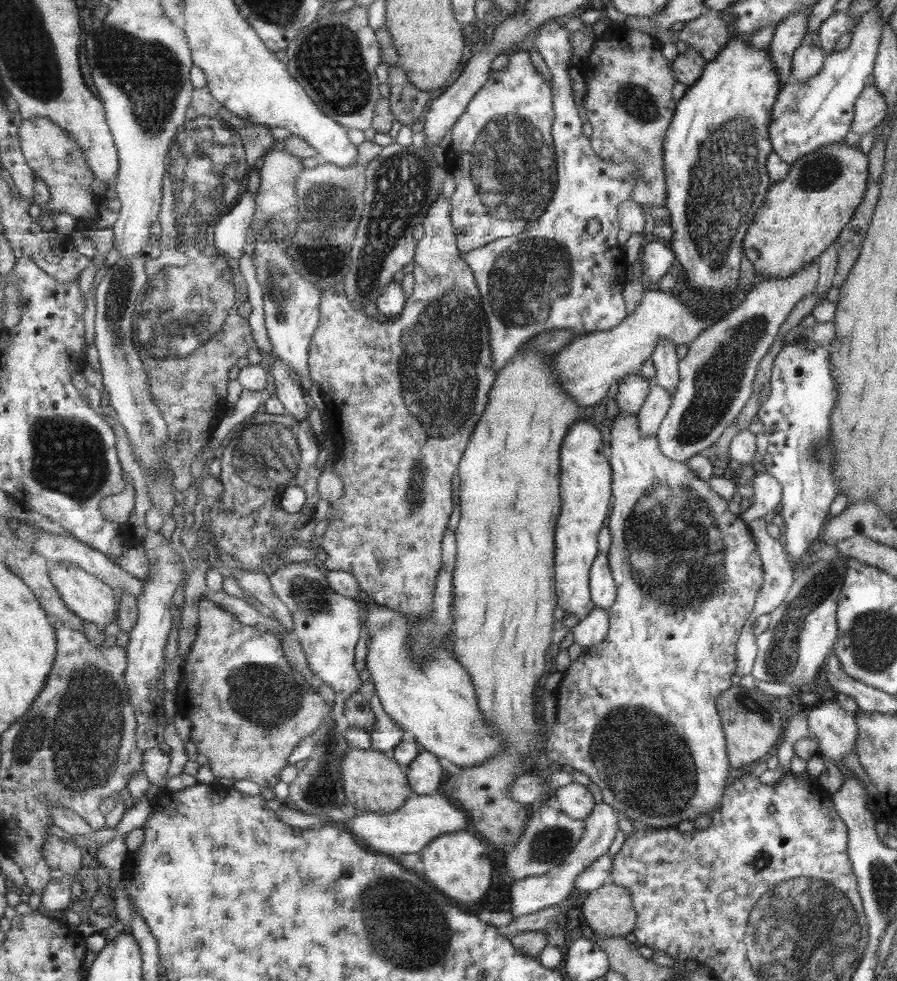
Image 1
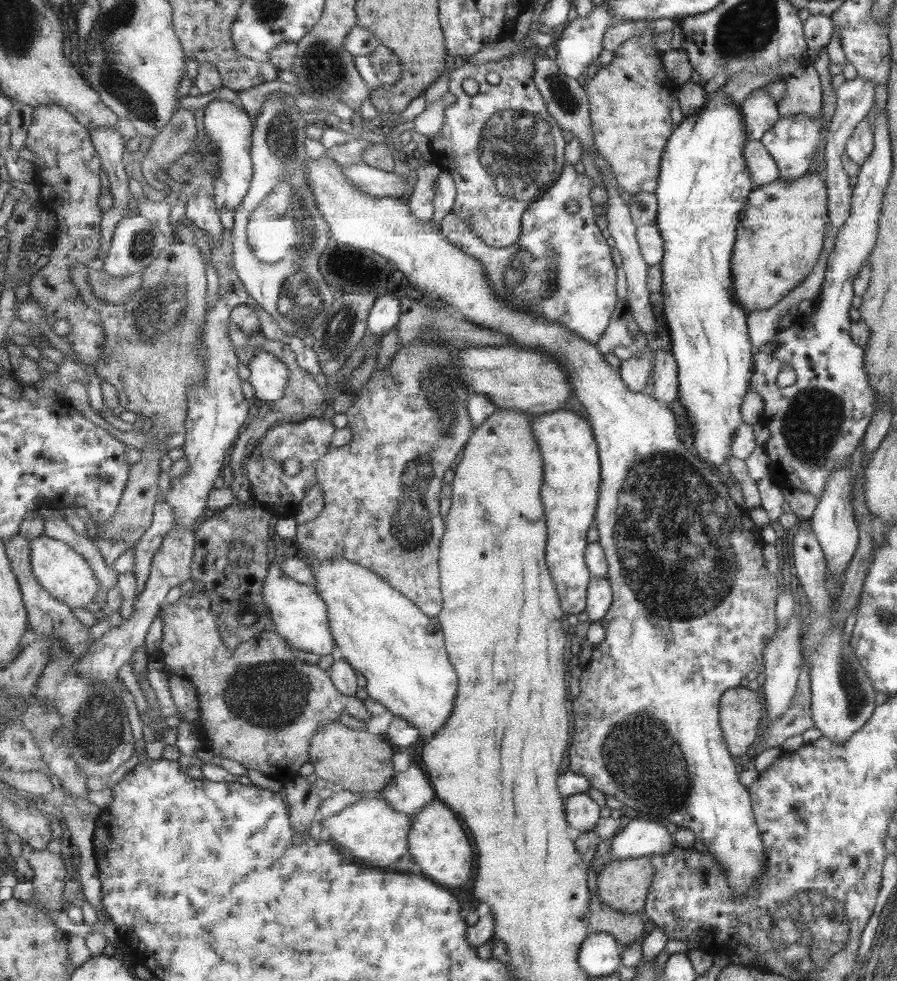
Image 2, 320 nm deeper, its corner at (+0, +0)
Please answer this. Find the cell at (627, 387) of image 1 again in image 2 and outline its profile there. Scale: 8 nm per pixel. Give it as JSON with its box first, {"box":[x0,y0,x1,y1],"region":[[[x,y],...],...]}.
{"box":[619,345,656,393],"region":[[[652,345],[651,349],[644,353],[634,351],[634,347],[632,349],[632,357],[622,361],[619,369],[628,387],[638,393],[647,386],[649,378],[653,376],[651,372],[654,372],[654,353],[656,349],[655,345]]]}

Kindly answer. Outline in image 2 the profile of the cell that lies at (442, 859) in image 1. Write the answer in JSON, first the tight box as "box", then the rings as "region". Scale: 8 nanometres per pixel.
{"box":[408,798,475,886],"region":[[[436,798],[423,812],[412,818],[411,830],[409,833],[408,847],[409,854],[415,858],[415,864],[423,868],[423,872],[433,878],[439,884],[447,886],[465,886],[467,880],[473,878],[473,862],[475,862],[475,850],[473,850],[473,839],[461,818],[455,816],[443,801]]]}

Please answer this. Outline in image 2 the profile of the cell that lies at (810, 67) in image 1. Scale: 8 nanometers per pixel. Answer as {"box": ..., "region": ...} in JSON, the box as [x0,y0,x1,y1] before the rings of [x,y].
{"box":[776,59,820,118],"region":[[[811,59],[807,60],[805,66],[796,68],[792,76],[786,78],[785,84],[785,95],[776,103],[780,118],[795,116],[796,114],[804,114],[807,118],[818,118],[820,116],[820,78],[818,77],[818,72],[814,69]]]}

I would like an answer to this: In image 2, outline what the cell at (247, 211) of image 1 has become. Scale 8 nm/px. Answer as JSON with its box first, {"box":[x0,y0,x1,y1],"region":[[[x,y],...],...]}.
{"box":[204,99,254,212],"region":[[[214,99],[209,102],[204,111],[204,128],[211,144],[220,152],[221,162],[214,174],[214,200],[217,210],[226,209],[236,212],[241,206],[251,188],[254,177],[254,162],[252,159],[252,134],[254,131],[251,116],[231,102]]]}

